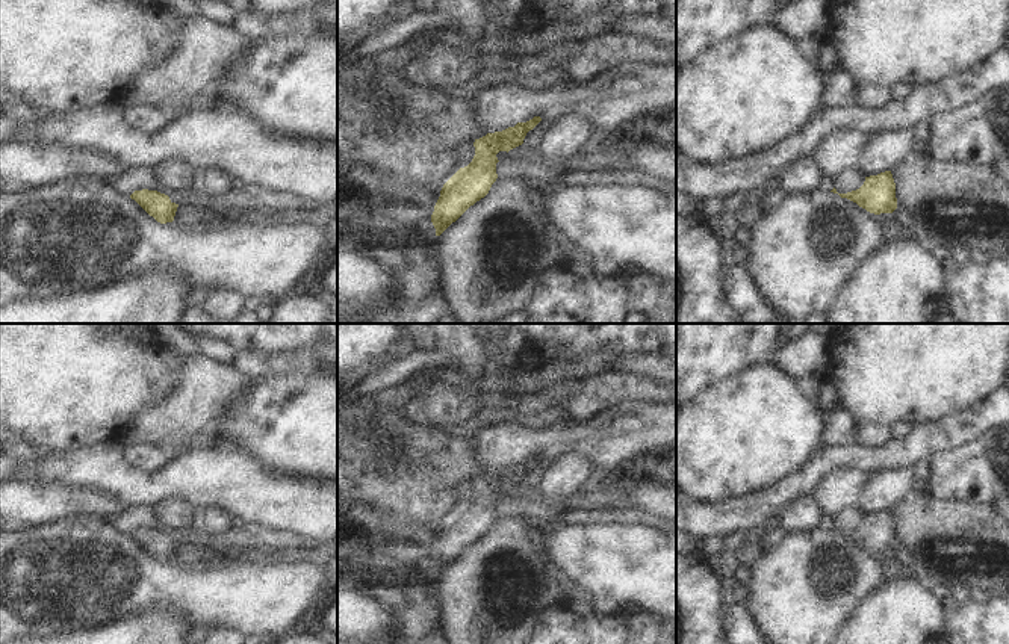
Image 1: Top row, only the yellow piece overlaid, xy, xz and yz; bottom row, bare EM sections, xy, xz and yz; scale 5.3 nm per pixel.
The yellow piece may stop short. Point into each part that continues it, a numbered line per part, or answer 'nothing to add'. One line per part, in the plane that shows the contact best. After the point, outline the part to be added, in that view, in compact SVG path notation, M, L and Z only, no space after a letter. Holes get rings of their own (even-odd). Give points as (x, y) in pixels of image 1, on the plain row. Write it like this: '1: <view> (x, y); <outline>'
nothing to add

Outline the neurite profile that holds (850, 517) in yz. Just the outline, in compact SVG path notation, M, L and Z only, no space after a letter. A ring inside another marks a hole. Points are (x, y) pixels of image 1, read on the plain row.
M849 505L835 517L838 532L847 532L859 528L865 520L865 512L858 505Z

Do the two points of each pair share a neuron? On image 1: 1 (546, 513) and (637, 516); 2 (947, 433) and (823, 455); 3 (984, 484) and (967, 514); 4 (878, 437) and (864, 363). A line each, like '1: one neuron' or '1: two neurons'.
1: one neuron
2: one neuron
3: two neurons
4: two neurons

